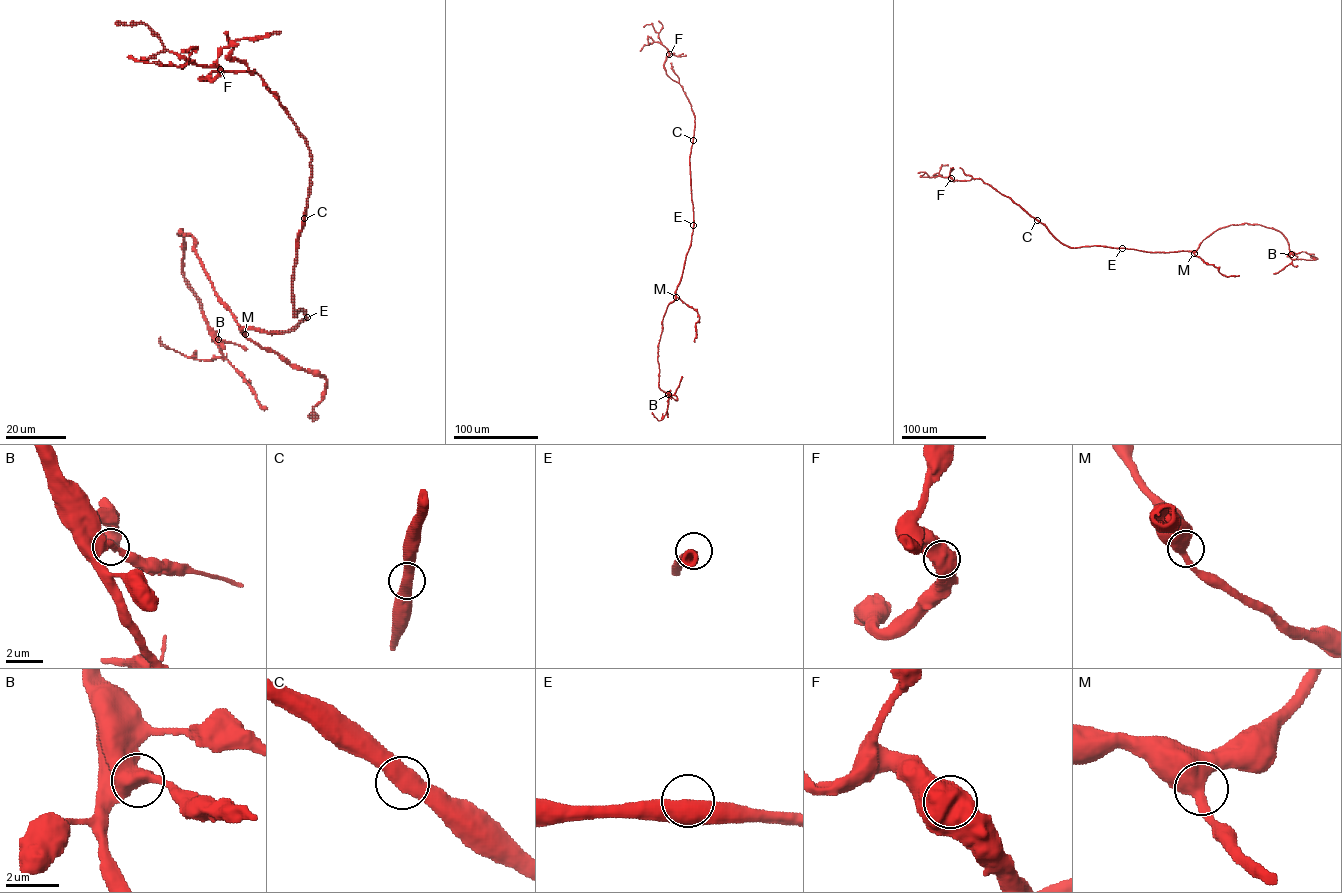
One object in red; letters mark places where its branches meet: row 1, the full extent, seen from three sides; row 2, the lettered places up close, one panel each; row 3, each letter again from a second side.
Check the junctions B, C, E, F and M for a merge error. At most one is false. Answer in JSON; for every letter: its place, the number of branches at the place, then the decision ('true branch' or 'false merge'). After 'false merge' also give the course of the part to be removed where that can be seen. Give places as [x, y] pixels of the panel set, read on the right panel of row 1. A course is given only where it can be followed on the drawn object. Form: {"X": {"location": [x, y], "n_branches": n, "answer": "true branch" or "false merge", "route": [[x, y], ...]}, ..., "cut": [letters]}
{"B": {"location": [1291, 254], "n_branches": 2, "answer": "true branch"}, "C": {"location": [1037, 220], "n_branches": 2, "answer": "true branch"}, "E": {"location": [1122, 248], "n_branches": 2, "answer": "true branch"}, "F": {"location": [951, 178], "n_branches": 1, "answer": "true branch"}, "M": {"location": [1194, 253], "n_branches": 2, "answer": "true branch"}, "cut": []}

